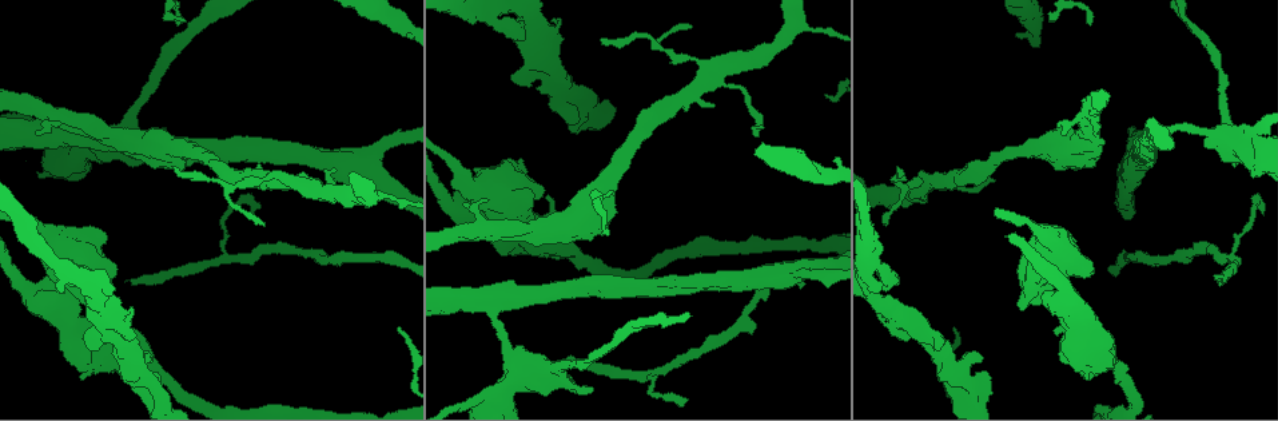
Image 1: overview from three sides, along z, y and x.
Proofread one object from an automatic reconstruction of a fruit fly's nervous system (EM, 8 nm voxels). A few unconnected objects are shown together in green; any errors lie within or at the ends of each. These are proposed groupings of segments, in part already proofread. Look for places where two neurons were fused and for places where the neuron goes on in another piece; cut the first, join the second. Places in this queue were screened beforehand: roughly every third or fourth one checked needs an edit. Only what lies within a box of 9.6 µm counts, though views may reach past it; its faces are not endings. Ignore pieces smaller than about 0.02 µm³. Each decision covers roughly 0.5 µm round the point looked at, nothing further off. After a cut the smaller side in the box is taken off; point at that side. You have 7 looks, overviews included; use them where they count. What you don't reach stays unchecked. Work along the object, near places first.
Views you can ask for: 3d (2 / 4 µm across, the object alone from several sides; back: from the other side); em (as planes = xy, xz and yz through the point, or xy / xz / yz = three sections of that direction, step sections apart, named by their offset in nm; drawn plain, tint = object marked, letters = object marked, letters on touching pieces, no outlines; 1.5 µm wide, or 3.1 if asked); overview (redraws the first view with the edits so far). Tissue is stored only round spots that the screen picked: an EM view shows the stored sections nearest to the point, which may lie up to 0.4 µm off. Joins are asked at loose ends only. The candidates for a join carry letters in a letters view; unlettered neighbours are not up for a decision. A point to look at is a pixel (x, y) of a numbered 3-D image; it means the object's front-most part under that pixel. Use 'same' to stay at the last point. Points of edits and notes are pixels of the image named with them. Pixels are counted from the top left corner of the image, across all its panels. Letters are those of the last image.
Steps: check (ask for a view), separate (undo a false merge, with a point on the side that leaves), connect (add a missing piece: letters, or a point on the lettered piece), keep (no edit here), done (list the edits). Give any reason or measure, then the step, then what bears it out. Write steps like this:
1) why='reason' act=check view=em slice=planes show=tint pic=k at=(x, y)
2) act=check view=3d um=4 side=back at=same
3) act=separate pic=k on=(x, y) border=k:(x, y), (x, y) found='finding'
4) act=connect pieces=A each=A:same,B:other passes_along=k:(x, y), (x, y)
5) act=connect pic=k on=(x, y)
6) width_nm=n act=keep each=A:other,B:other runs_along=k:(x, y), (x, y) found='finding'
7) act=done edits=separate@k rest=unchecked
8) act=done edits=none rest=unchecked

act=check view=3d um=4 pic=1 at=(126, 279)

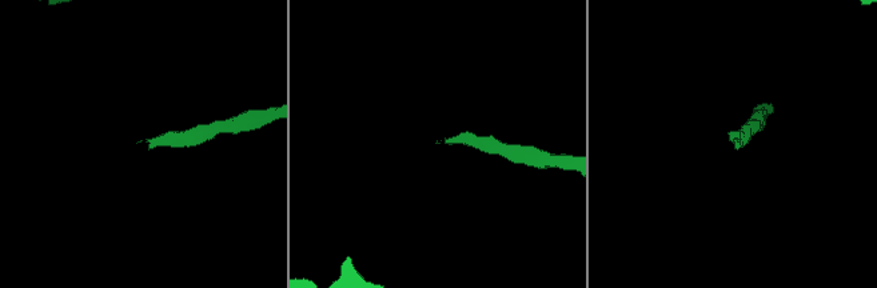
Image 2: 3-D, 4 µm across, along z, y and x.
act=check view=em slice=xz step=4 show=letters pic=2 at=(138, 141)

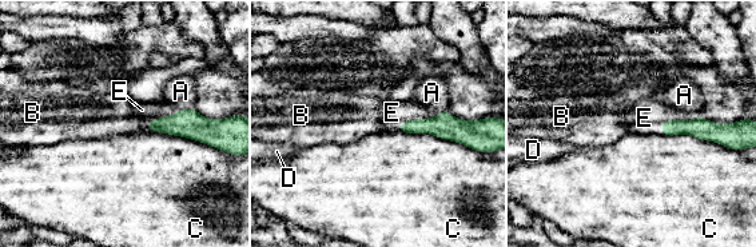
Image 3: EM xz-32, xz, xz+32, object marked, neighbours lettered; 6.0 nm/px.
act=connect pieces=E each=A:other,B:other,C:other,D:other,E:same passes_along=3:(444, 126), (402, 123), (392, 112) found='the neuron continues'

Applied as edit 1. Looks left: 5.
why='an open end' act=check view=em slice=planes show=letters pic=1 at=(1065, 135)

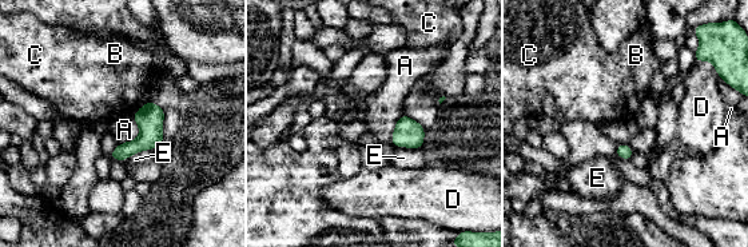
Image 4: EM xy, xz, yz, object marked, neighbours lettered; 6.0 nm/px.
act=keep each=A:other,B:other,C:other,D:other,E:other border=4:(132, 118), (139, 134), (120, 143) found='no lettered piece goes on from it'

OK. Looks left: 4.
act=check view=em slice=xy step=8 show=tint pic=1 at=(1257, 128)

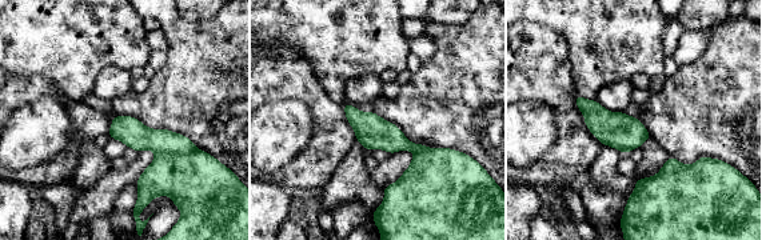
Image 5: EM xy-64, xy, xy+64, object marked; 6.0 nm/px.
why='cut it another way' act=check view=em slice=planes show=letters at=same

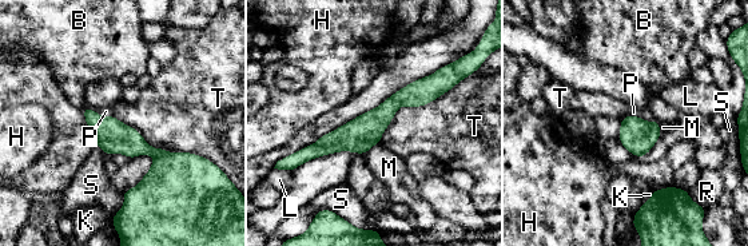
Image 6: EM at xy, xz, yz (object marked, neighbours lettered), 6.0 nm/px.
width_nm=200 act=separate pic=6 on=(124, 139) each=B:other,H:other,K:other,L:other,M:other,P:other,R:other,S:other,T:other border=6:(166, 151), (154, 158) found='two neurons meet here'

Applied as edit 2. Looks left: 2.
act=done edits=connect@3,separate@6 rest=unchecked

